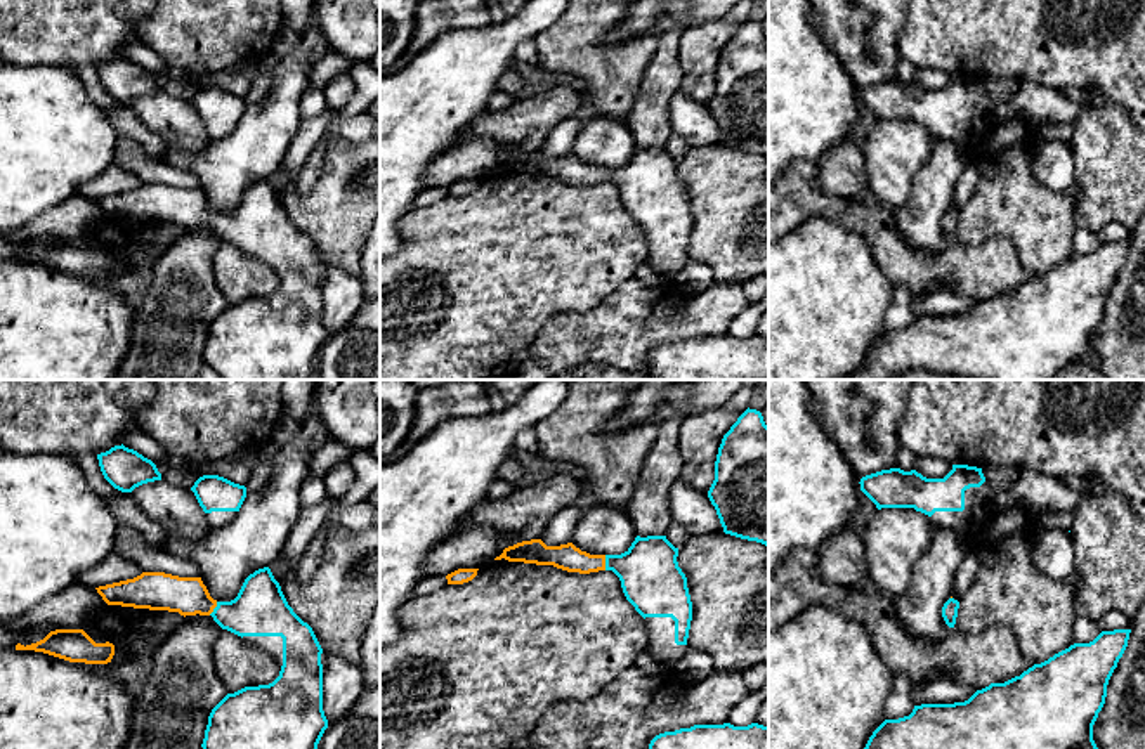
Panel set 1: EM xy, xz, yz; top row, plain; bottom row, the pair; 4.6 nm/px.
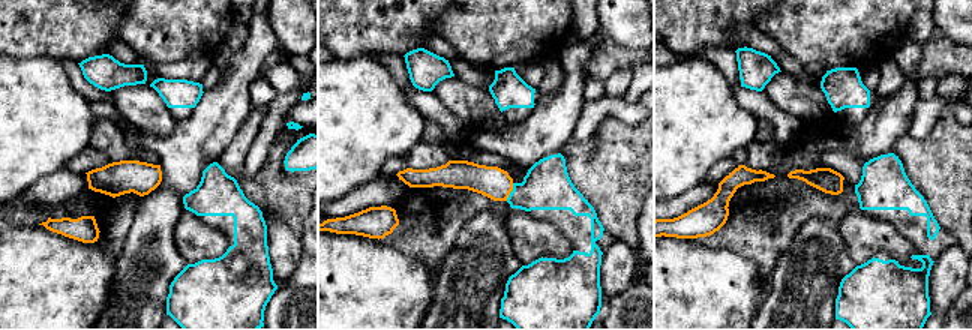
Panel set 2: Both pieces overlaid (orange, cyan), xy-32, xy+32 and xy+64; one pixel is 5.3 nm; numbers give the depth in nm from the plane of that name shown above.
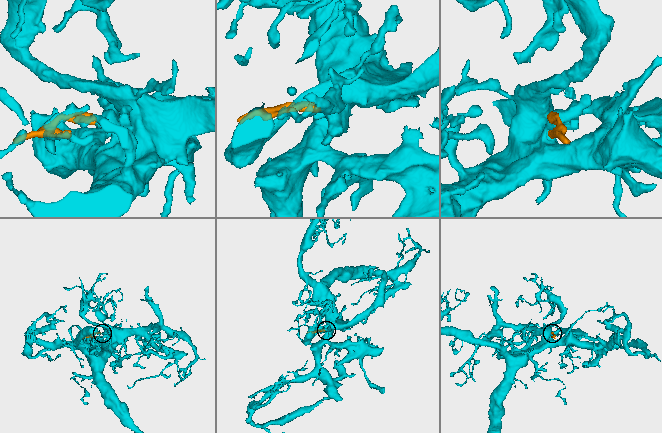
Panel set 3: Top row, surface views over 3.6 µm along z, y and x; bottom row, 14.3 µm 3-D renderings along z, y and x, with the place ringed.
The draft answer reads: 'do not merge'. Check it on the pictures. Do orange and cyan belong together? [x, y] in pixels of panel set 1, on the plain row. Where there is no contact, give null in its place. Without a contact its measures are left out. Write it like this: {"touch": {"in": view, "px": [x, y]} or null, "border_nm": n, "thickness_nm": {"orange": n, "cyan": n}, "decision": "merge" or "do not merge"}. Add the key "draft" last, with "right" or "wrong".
{"touch": {"in": "xz", "px": [604, 174]}, "border_nm": 70, "thickness_nm": {"orange": 120, "cyan": 280}, "decision": "merge", "draft": "wrong"}

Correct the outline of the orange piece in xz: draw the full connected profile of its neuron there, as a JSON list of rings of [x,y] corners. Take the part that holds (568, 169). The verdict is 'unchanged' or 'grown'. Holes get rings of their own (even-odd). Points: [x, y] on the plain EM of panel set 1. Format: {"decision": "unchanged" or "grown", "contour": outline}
{"decision": "grown", "contour": [[[637,147],[621,166],[590,166],[572,154],[546,158],[541,151],[522,153],[494,172],[553,177],[567,184],[612,182],[626,212],[644,229],[647,264],[661,274],[675,274],[689,262],[692,213],[687,189],[677,173],[678,160],[666,147]]]}

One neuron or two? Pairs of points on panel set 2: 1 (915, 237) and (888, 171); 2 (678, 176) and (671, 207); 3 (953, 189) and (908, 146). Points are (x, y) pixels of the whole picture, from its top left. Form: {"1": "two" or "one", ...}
{"1": "one", "2": "two", "3": "one"}

